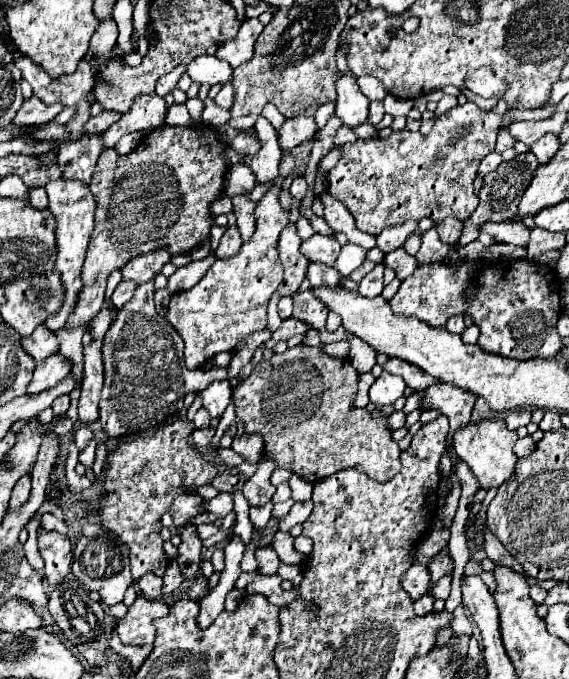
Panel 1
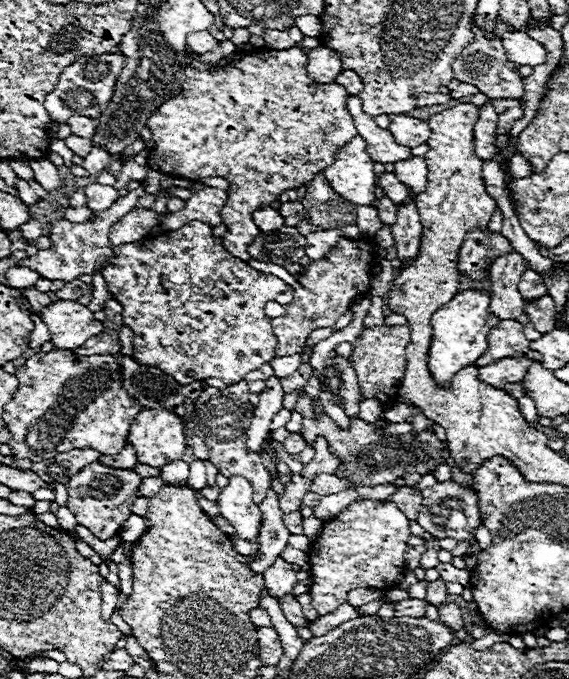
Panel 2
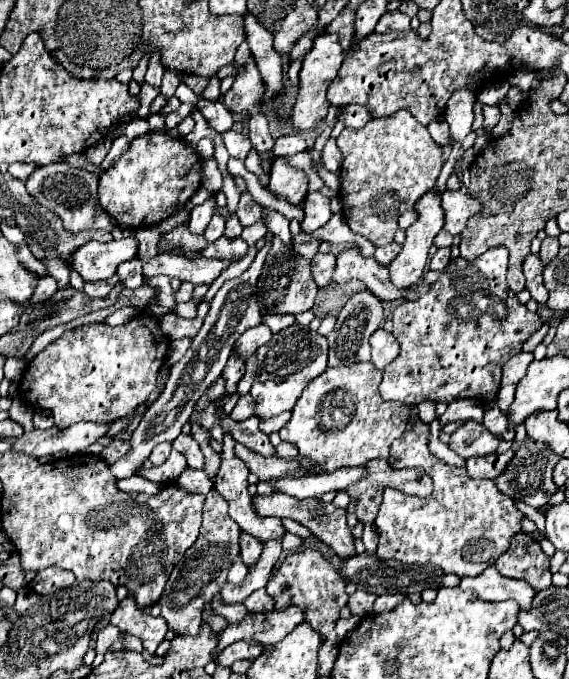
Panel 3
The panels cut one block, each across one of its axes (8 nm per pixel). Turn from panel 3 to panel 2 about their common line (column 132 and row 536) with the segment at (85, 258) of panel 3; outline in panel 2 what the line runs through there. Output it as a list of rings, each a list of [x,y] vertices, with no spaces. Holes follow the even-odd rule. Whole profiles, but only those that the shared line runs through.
[[[232,476],[216,500],[220,514],[236,528],[242,540],[256,540],[260,534],[260,508],[252,502],[252,486],[240,476]]]

